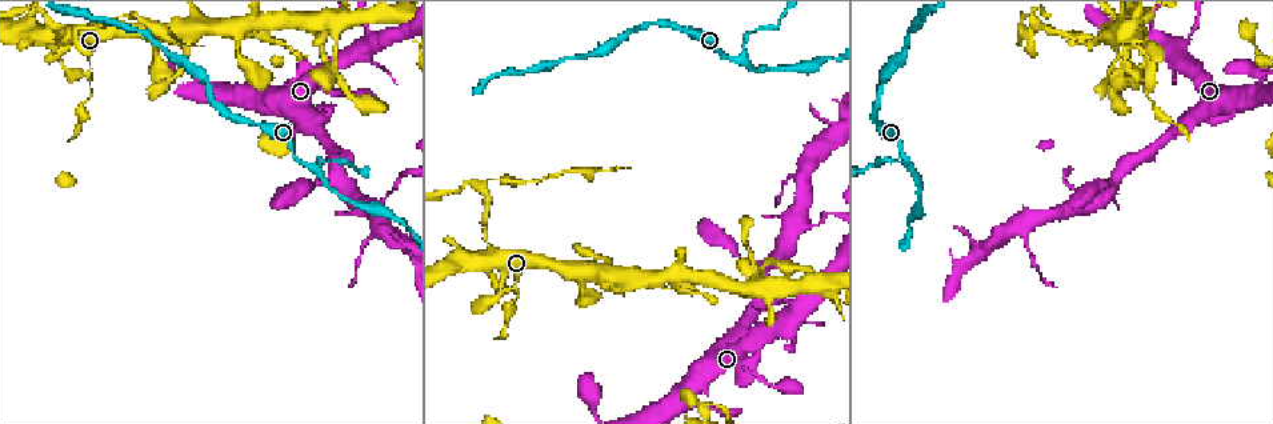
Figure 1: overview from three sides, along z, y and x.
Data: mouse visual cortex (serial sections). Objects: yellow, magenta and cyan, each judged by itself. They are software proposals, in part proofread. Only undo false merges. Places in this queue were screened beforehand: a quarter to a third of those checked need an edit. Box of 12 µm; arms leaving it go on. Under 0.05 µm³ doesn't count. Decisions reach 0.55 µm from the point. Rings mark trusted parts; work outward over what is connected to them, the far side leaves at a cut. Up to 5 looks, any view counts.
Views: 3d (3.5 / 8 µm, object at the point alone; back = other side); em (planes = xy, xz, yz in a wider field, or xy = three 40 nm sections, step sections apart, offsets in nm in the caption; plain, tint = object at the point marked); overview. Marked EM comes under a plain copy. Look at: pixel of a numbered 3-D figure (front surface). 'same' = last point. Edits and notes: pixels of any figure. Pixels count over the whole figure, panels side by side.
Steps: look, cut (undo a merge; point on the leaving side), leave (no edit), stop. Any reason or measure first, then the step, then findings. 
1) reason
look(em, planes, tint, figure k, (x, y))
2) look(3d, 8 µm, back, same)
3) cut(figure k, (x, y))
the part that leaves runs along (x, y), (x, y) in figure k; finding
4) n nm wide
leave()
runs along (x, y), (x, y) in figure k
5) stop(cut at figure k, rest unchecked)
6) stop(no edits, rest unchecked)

branch point
look(3d, 3.5 µm, back, figure 1, (310, 167))

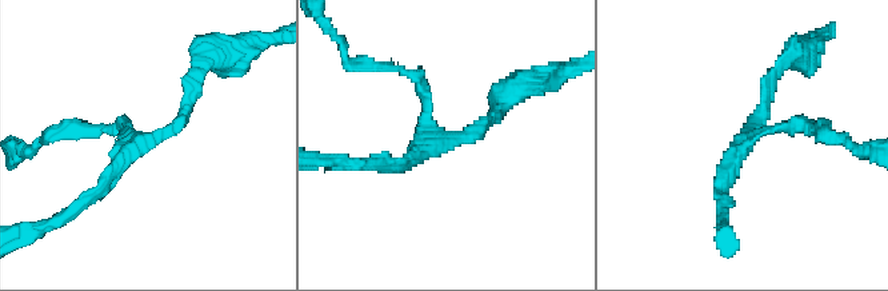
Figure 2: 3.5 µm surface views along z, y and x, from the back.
look(em, xy, step 3, tint, figure 2, (140, 143))

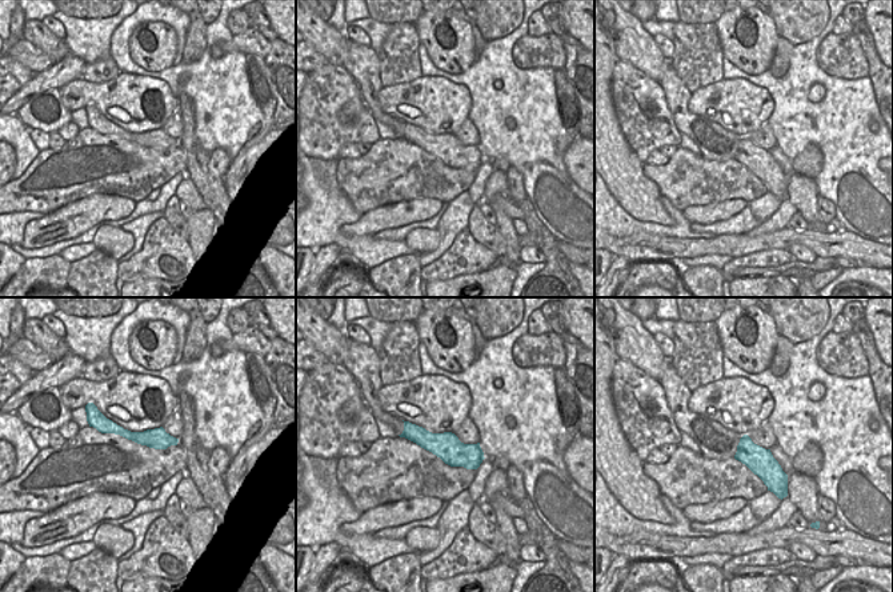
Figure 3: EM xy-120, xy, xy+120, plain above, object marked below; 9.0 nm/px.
3 arms
leave()
runs along (191, 86), (179, 123), (80, 204) in figure 2; all the same cell

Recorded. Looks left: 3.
small branch off a trunk
look(3d, 3.5 µm, figure 1, (610, 281))

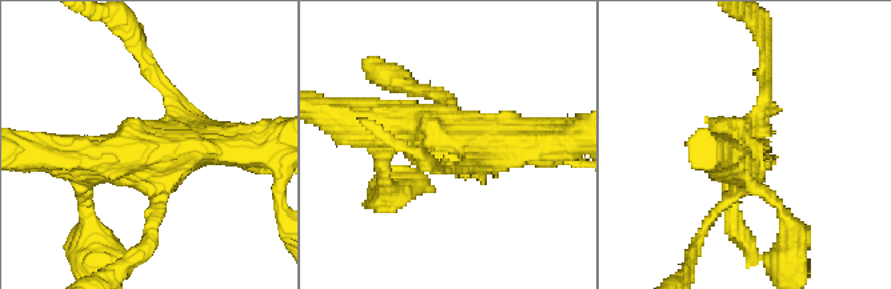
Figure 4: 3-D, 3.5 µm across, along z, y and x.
4 arms; arms of 200, 200, 450, 500 nm; now the EM
look(em, xy, step 3, tint, figure 4, (156, 170))

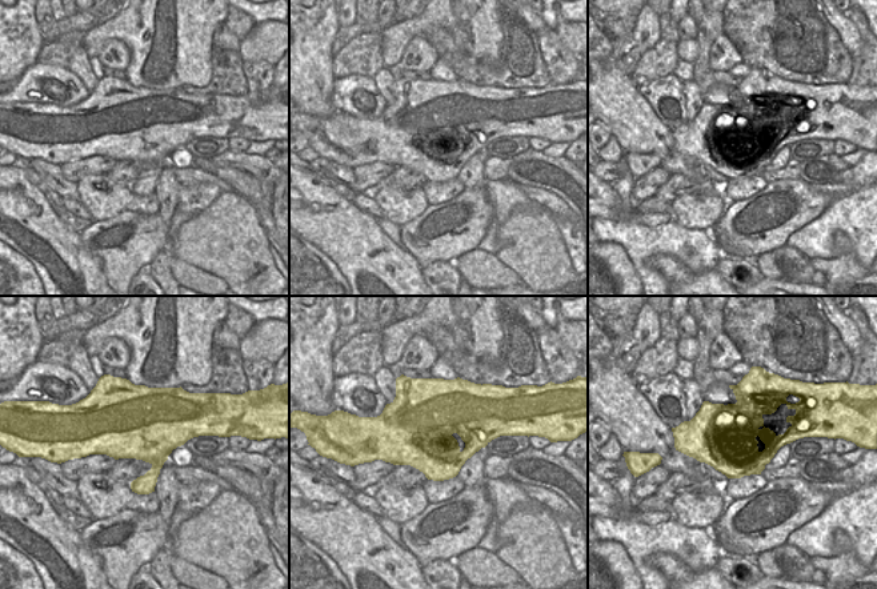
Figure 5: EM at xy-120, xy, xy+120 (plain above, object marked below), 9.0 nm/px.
leave()
runs along (355, 123), (536, 143) in figure 4; one cell here

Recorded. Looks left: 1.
stop(no edits, rest unchecked)

